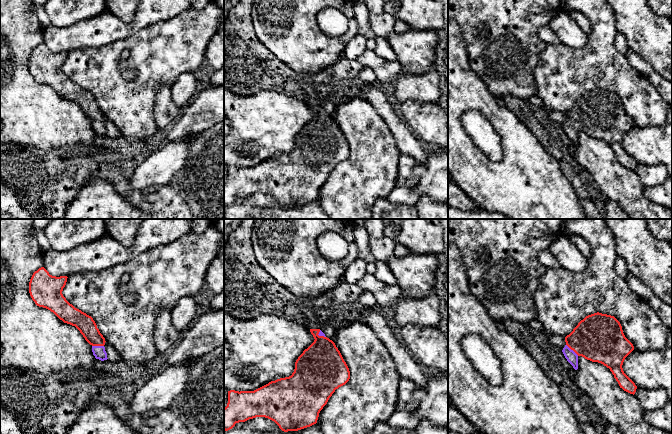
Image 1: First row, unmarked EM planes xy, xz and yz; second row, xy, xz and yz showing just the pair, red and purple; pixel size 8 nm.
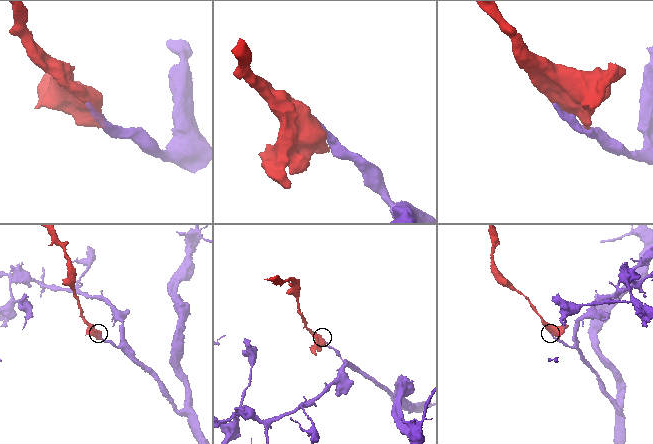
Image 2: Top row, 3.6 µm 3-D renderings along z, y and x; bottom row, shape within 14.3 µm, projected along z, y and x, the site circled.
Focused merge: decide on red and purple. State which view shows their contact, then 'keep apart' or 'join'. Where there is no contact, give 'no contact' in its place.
yz | join

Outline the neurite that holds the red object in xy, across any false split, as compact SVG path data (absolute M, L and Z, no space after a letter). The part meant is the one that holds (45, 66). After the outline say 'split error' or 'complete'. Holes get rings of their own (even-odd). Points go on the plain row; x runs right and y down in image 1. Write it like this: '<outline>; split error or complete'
M41 43L30 55L30 72L37 82L50 86L64 99L75 102L92 122L96 135L107 136L104 123L106 117L93 94L75 84L62 70L67 54L67 52L52 52L44 43Z; split error

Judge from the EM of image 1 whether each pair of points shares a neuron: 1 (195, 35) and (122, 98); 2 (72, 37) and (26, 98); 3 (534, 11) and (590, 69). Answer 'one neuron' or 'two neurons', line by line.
1: one neuron
2: two neurons
3: two neurons

